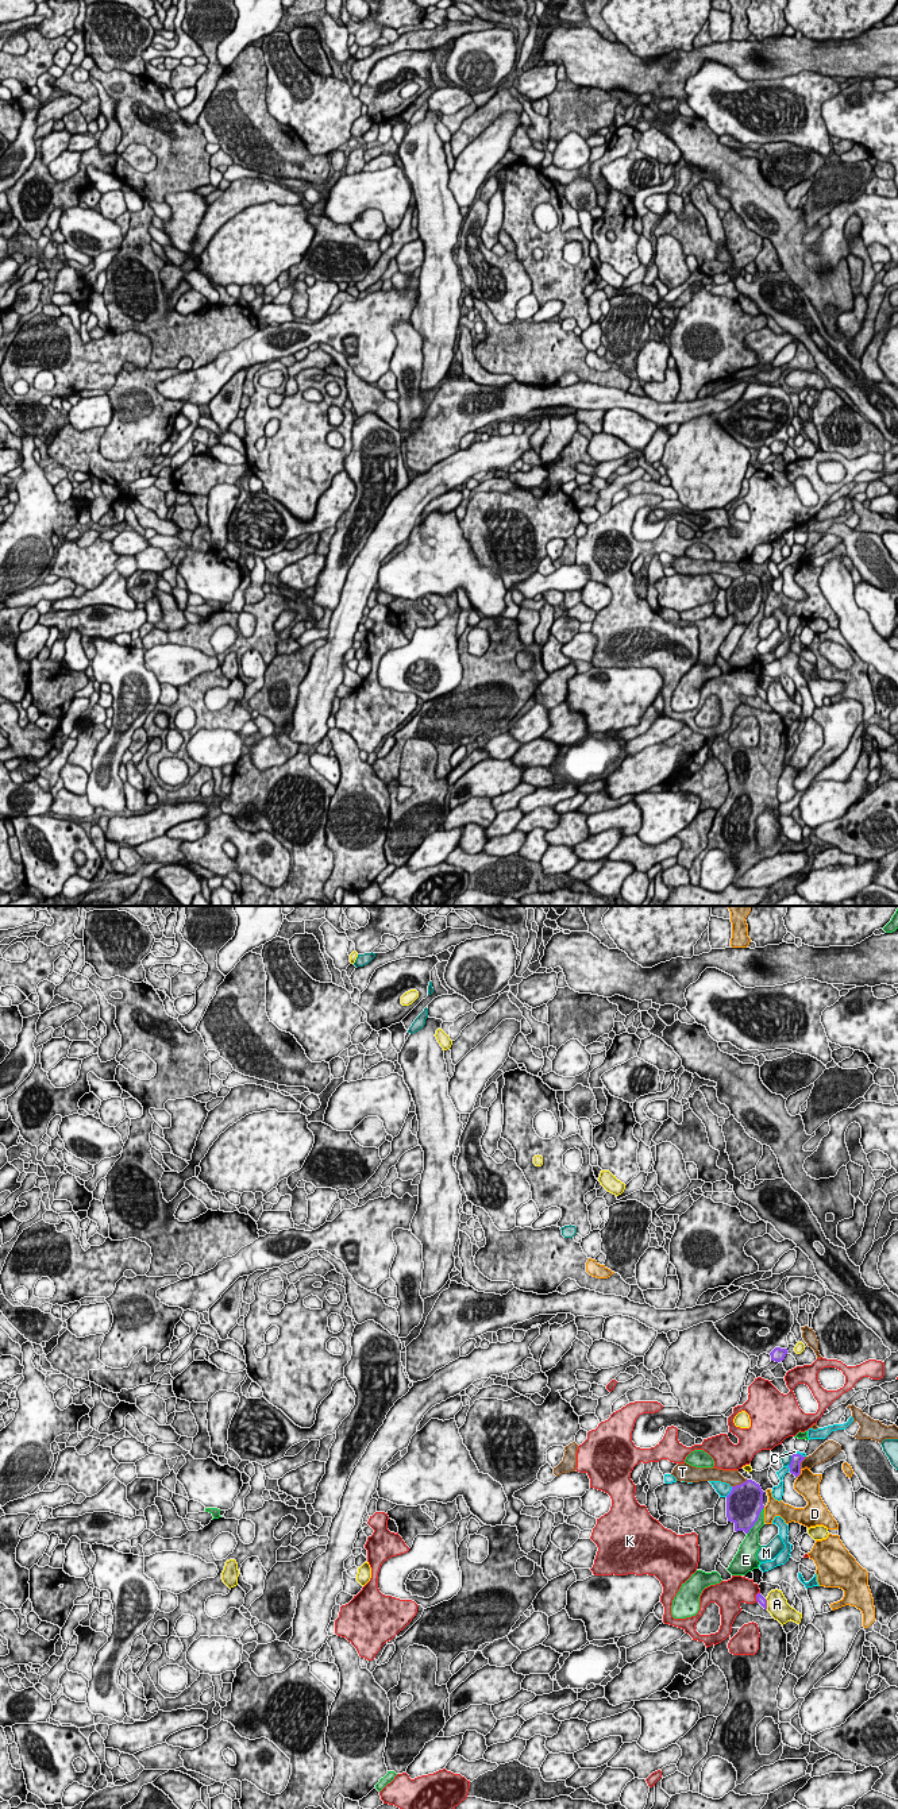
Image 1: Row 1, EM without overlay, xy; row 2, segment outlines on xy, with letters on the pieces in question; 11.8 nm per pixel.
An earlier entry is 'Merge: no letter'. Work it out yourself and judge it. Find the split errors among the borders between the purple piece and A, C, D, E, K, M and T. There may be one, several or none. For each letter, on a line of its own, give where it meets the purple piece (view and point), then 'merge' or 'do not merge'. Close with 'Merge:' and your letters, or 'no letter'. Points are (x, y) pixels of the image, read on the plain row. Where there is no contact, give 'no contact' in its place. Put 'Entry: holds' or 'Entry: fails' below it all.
A: xy (766, 697) | do not merge
C: xy (731, 585) | merge
D: xy (800, 566) | do not merge
E: xy (756, 613) | do not merge
K: xy (756, 690) | do not merge
M: xy (791, 552) | do not merge
T: xy (740, 577) | do not merge
Merge: C
Entry: fails

